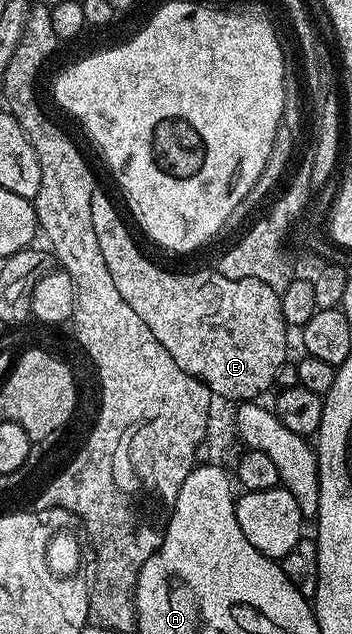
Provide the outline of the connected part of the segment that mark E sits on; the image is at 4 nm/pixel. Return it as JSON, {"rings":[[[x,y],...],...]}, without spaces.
{"rings":[[[97,191],[90,199],[90,219],[94,222],[94,235],[98,238],[98,247],[102,247],[102,259],[106,259],[106,271],[110,271],[110,279],[114,279],[114,287],[118,287],[118,295],[122,295],[122,299],[127,303],[128,308],[134,311],[134,315],[138,315],[138,319],[142,319],[142,323],[146,323],[146,327],[150,327],[150,331],[154,335],[154,339],[158,339],[158,343],[162,343],[162,347],[168,352],[168,358],[174,363],[178,363],[178,367],[182,371],[186,371],[192,377],[197,377],[199,381],[203,381],[217,398],[225,397],[231,403],[252,403],[260,397],[269,388],[270,390],[276,384],[276,376],[278,375],[278,367],[282,367],[282,363],[289,360],[288,353],[288,333],[290,327],[284,322],[282,315],[282,307],[280,306],[280,293],[275,289],[266,287],[266,283],[255,281],[254,279],[226,279],[226,275],[222,275],[219,271],[212,273],[208,269],[200,269],[197,273],[171,273],[168,269],[163,269],[160,265],[155,265],[142,250],[136,246],[136,241],[132,238],[133,230],[124,226],[125,214],[116,210],[116,205],[110,198],[104,194],[104,191]]]}

